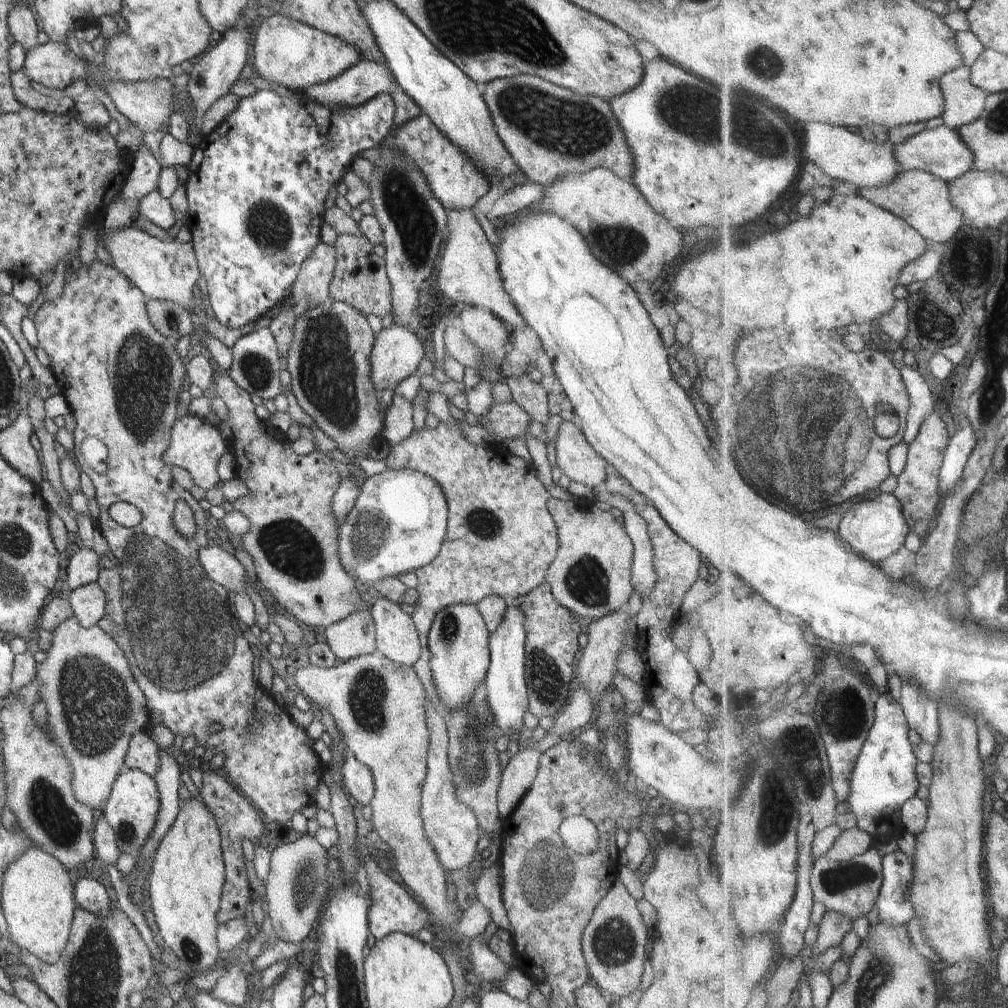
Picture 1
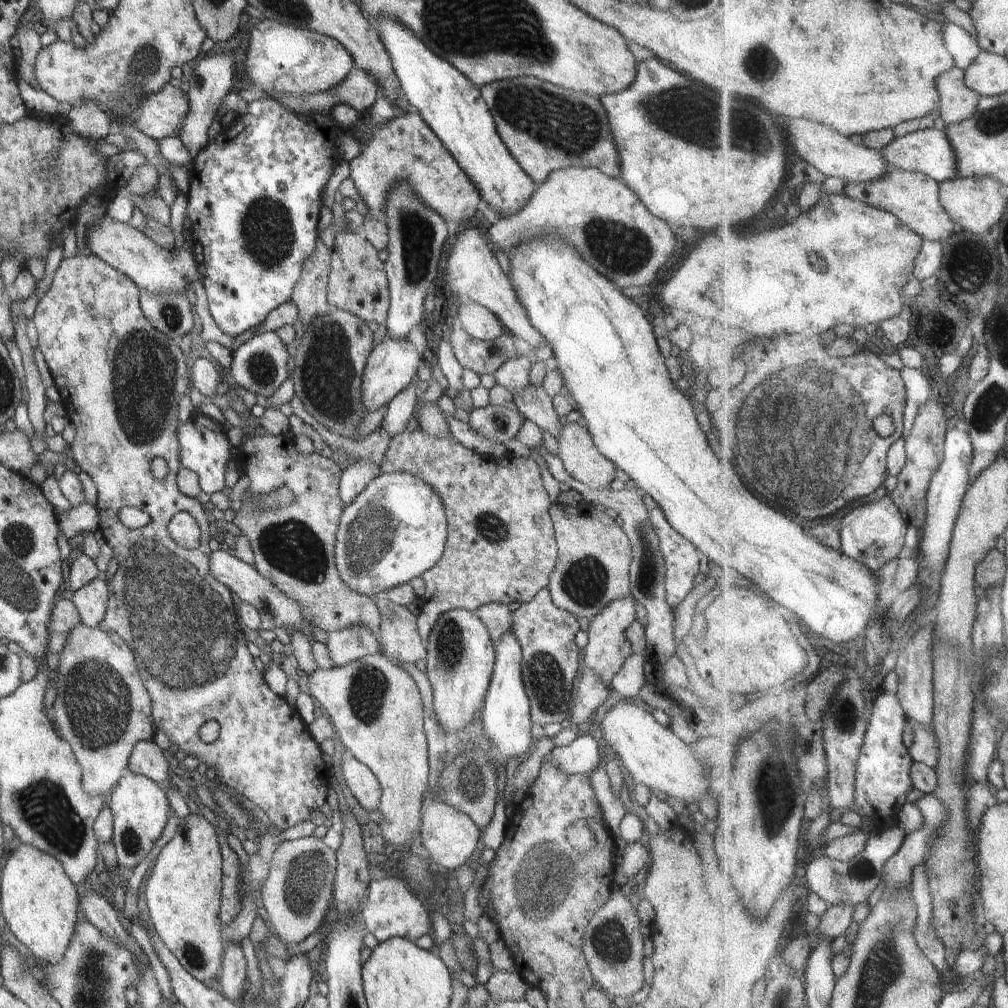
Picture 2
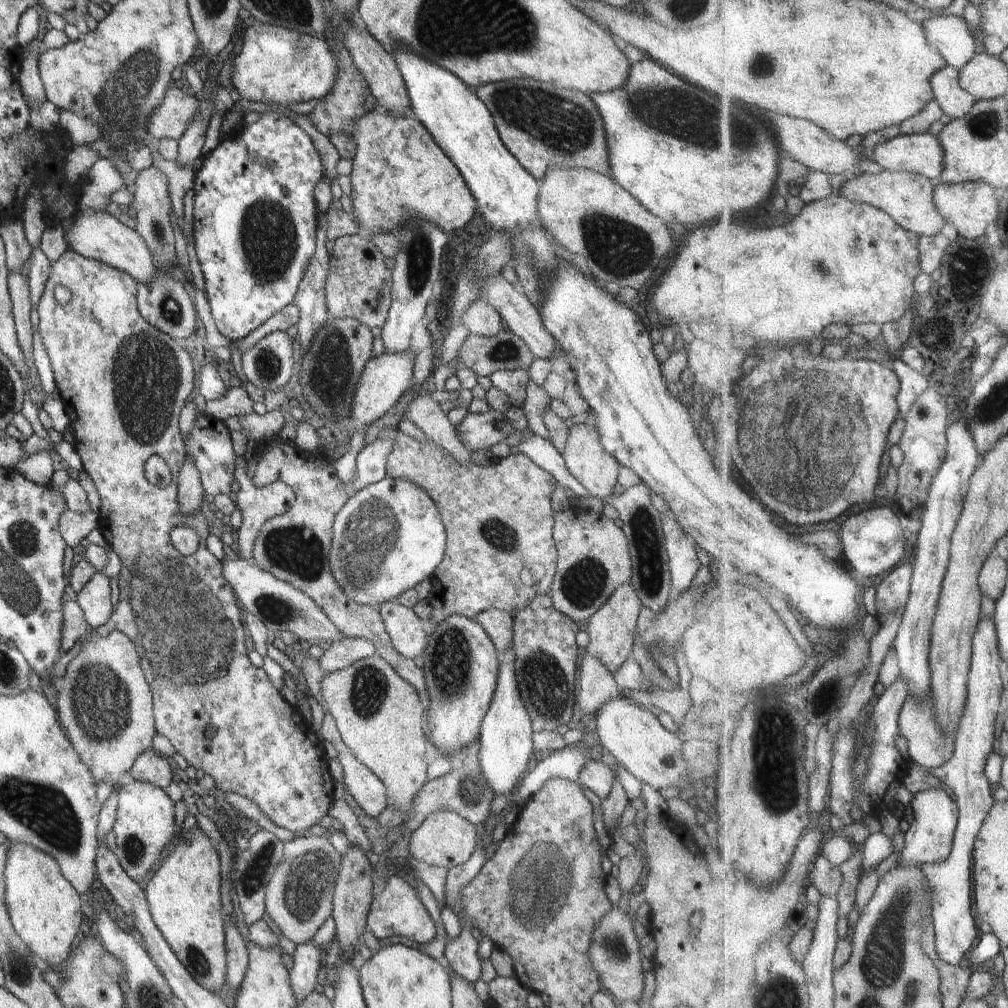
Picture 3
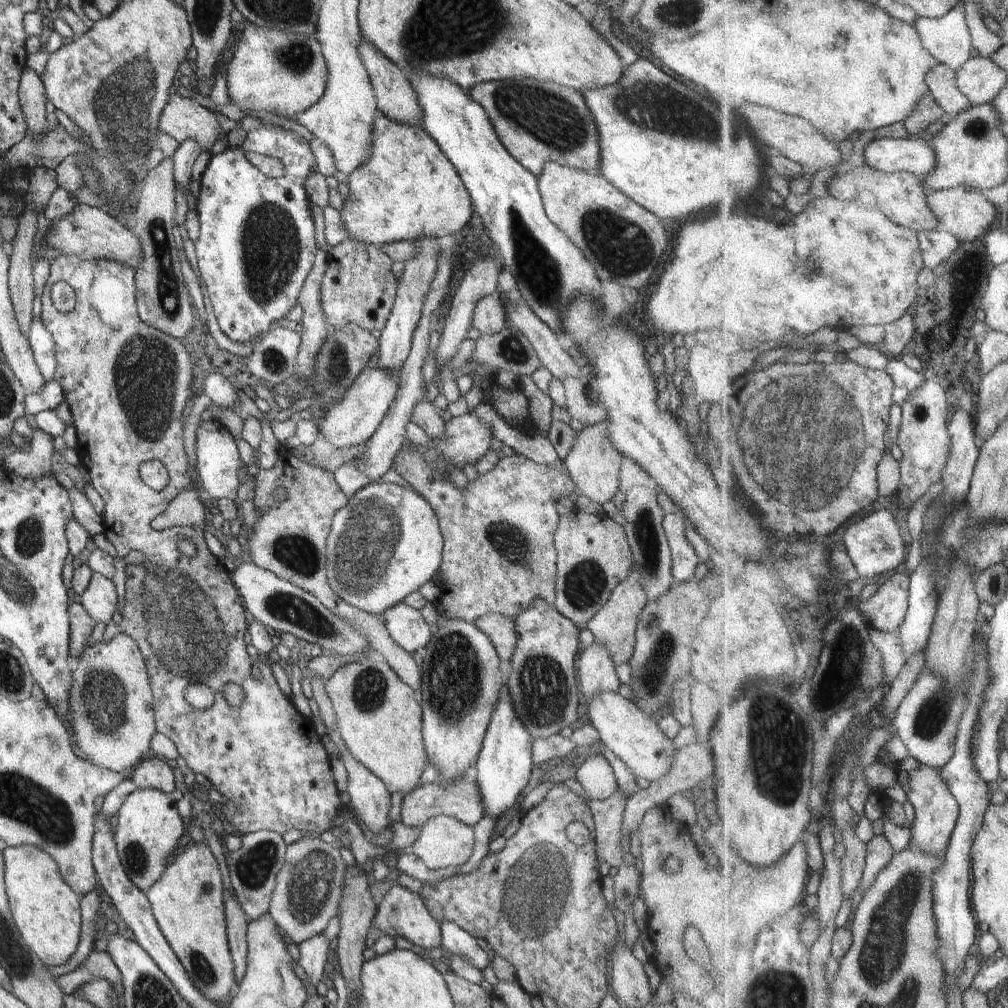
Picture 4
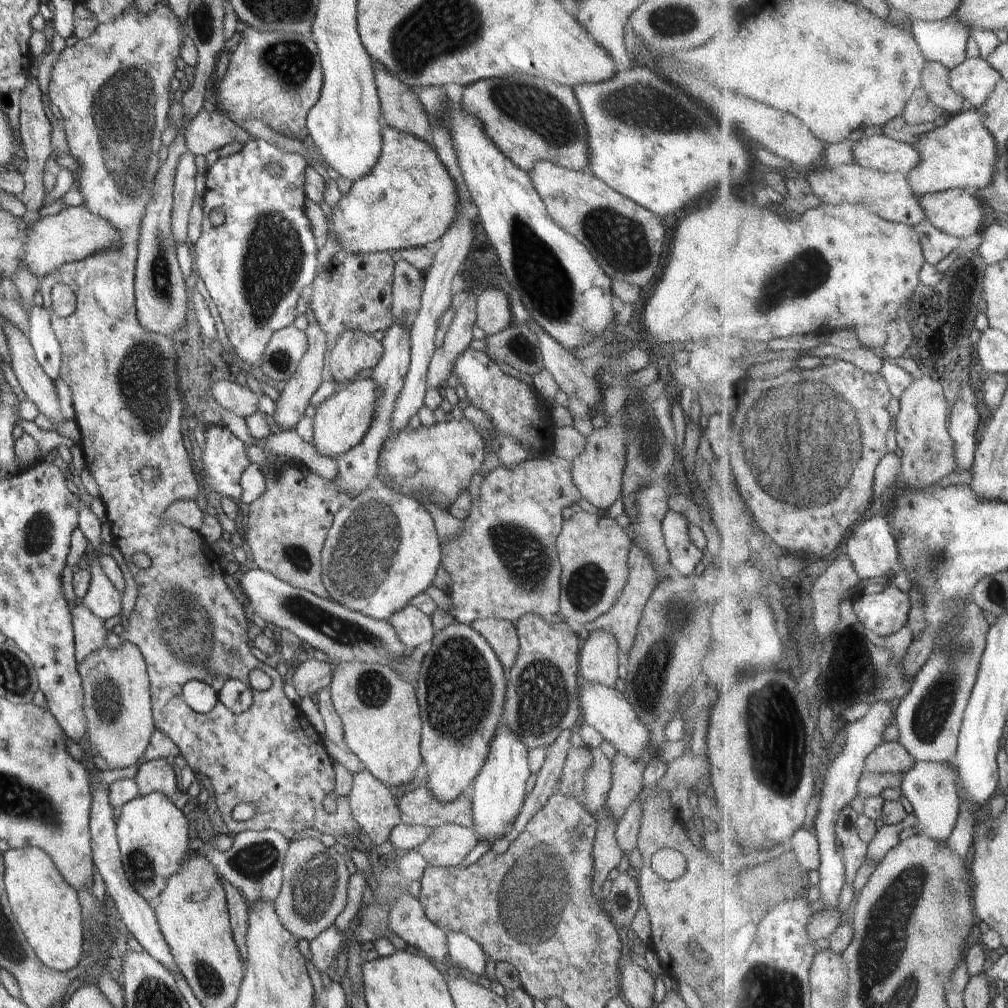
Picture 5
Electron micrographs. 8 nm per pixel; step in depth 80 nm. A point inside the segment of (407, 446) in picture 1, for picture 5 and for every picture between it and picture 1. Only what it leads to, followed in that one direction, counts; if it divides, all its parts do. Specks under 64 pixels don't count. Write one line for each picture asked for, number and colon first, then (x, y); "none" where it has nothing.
2: (500, 548)
3: (500, 553)
4: (499, 555)
5: (505, 564)

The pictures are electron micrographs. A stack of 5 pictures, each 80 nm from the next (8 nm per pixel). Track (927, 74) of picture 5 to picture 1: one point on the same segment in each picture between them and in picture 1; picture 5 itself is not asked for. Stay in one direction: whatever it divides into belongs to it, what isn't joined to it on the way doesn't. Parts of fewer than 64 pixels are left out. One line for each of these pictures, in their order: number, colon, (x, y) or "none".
1: (966, 102)
2: (959, 102)
3: (957, 102)
4: (942, 80)

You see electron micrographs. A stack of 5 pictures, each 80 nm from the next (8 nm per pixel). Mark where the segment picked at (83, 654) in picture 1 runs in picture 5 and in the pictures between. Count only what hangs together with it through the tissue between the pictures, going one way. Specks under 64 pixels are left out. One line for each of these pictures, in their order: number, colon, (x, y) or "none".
2: (102, 709)
3: (105, 707)
4: (112, 722)
5: (116, 699)

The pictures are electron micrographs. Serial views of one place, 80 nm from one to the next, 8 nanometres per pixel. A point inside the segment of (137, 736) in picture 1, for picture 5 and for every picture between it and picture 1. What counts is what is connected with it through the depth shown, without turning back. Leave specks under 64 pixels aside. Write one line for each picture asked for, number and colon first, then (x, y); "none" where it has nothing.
2: (147, 759)
3: (151, 767)
4: (153, 773)
5: (157, 775)

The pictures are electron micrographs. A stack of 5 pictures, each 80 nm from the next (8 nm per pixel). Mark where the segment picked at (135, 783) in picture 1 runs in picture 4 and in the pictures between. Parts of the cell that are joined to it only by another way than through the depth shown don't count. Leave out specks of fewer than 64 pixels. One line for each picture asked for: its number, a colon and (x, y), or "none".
2: (140, 807)
3: (144, 824)
4: (150, 829)

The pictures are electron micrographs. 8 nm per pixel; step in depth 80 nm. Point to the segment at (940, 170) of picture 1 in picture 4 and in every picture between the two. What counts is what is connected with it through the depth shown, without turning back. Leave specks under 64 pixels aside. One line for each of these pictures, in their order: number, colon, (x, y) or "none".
2: (931, 151)
3: (924, 154)
4: (891, 155)

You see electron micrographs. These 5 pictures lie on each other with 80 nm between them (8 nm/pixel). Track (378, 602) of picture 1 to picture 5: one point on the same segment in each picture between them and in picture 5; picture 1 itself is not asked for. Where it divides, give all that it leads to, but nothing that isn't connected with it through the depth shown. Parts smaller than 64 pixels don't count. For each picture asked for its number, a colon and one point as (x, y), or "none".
2: (400, 638)
3: (407, 631)
4: (406, 626)
5: (412, 626)

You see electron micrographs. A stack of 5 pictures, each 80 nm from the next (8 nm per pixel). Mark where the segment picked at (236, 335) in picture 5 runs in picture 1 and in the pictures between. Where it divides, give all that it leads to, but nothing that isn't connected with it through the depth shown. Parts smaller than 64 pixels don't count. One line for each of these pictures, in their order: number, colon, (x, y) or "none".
1: (257, 185)
2: (255, 193)
3: (255, 226)
4: (256, 246)

